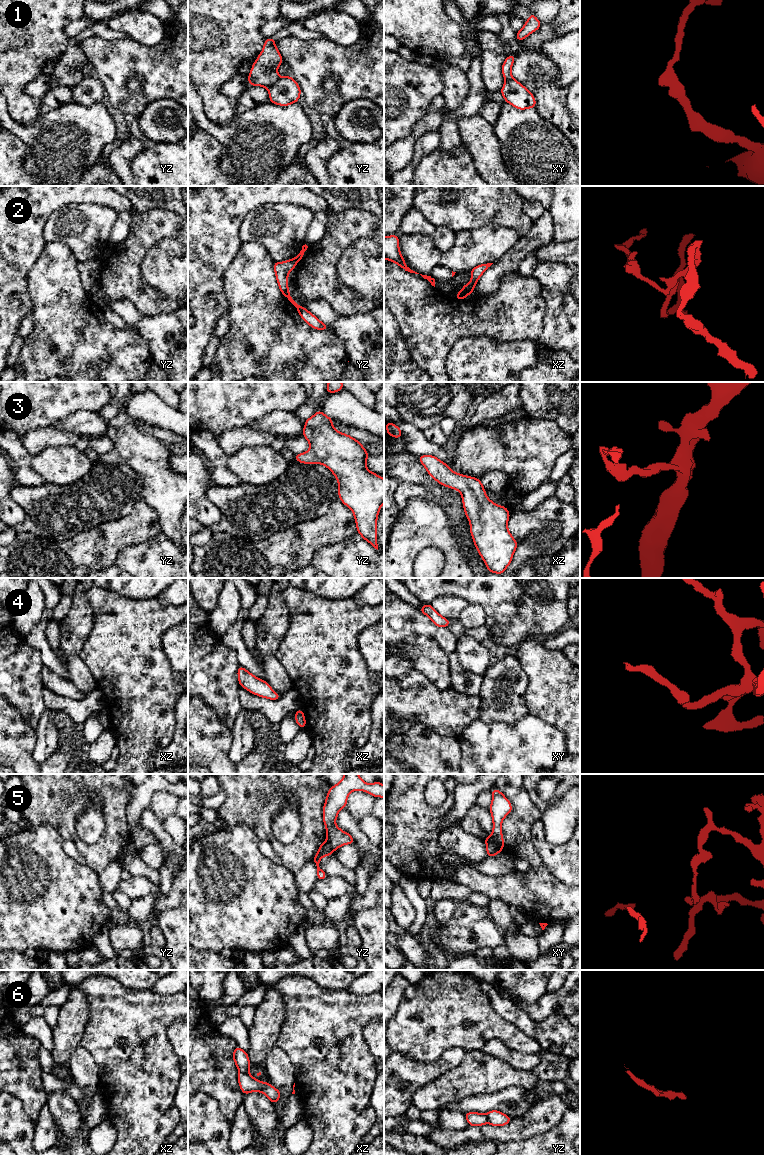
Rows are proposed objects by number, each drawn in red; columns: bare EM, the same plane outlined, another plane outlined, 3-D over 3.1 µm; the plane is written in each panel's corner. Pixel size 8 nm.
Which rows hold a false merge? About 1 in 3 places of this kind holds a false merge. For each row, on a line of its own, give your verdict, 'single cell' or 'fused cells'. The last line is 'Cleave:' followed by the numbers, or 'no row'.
1: fused cells
2: fused cells
3: single cell
4: single cell
5: fused cells
6: fused cells
Cleave: 1, 2, 5, 6

